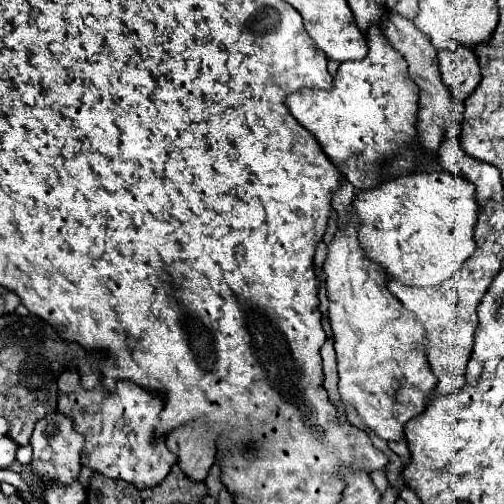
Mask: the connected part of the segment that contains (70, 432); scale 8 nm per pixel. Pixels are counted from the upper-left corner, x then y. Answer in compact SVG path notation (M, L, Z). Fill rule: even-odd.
M60 411L48 413L48 417L40 419L34 427L34 433L30 437L30 445L34 449L34 461L32 471L40 479L58 479L60 483L72 483L78 477L80 471L80 453L84 445L84 437L74 431L72 419L68 415L62 415Z

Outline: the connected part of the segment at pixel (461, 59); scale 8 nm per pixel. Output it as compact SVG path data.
M472 47L438 49L438 65L442 81L456 101L464 101L480 83L480 67Z

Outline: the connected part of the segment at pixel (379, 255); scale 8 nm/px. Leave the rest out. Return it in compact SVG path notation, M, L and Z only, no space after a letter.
M420 171L396 179L388 179L374 189L360 191L352 203L360 215L360 243L366 255L380 263L390 279L410 287L430 287L454 275L462 263L474 253L474 225L478 219L476 189L470 181L448 171Z

